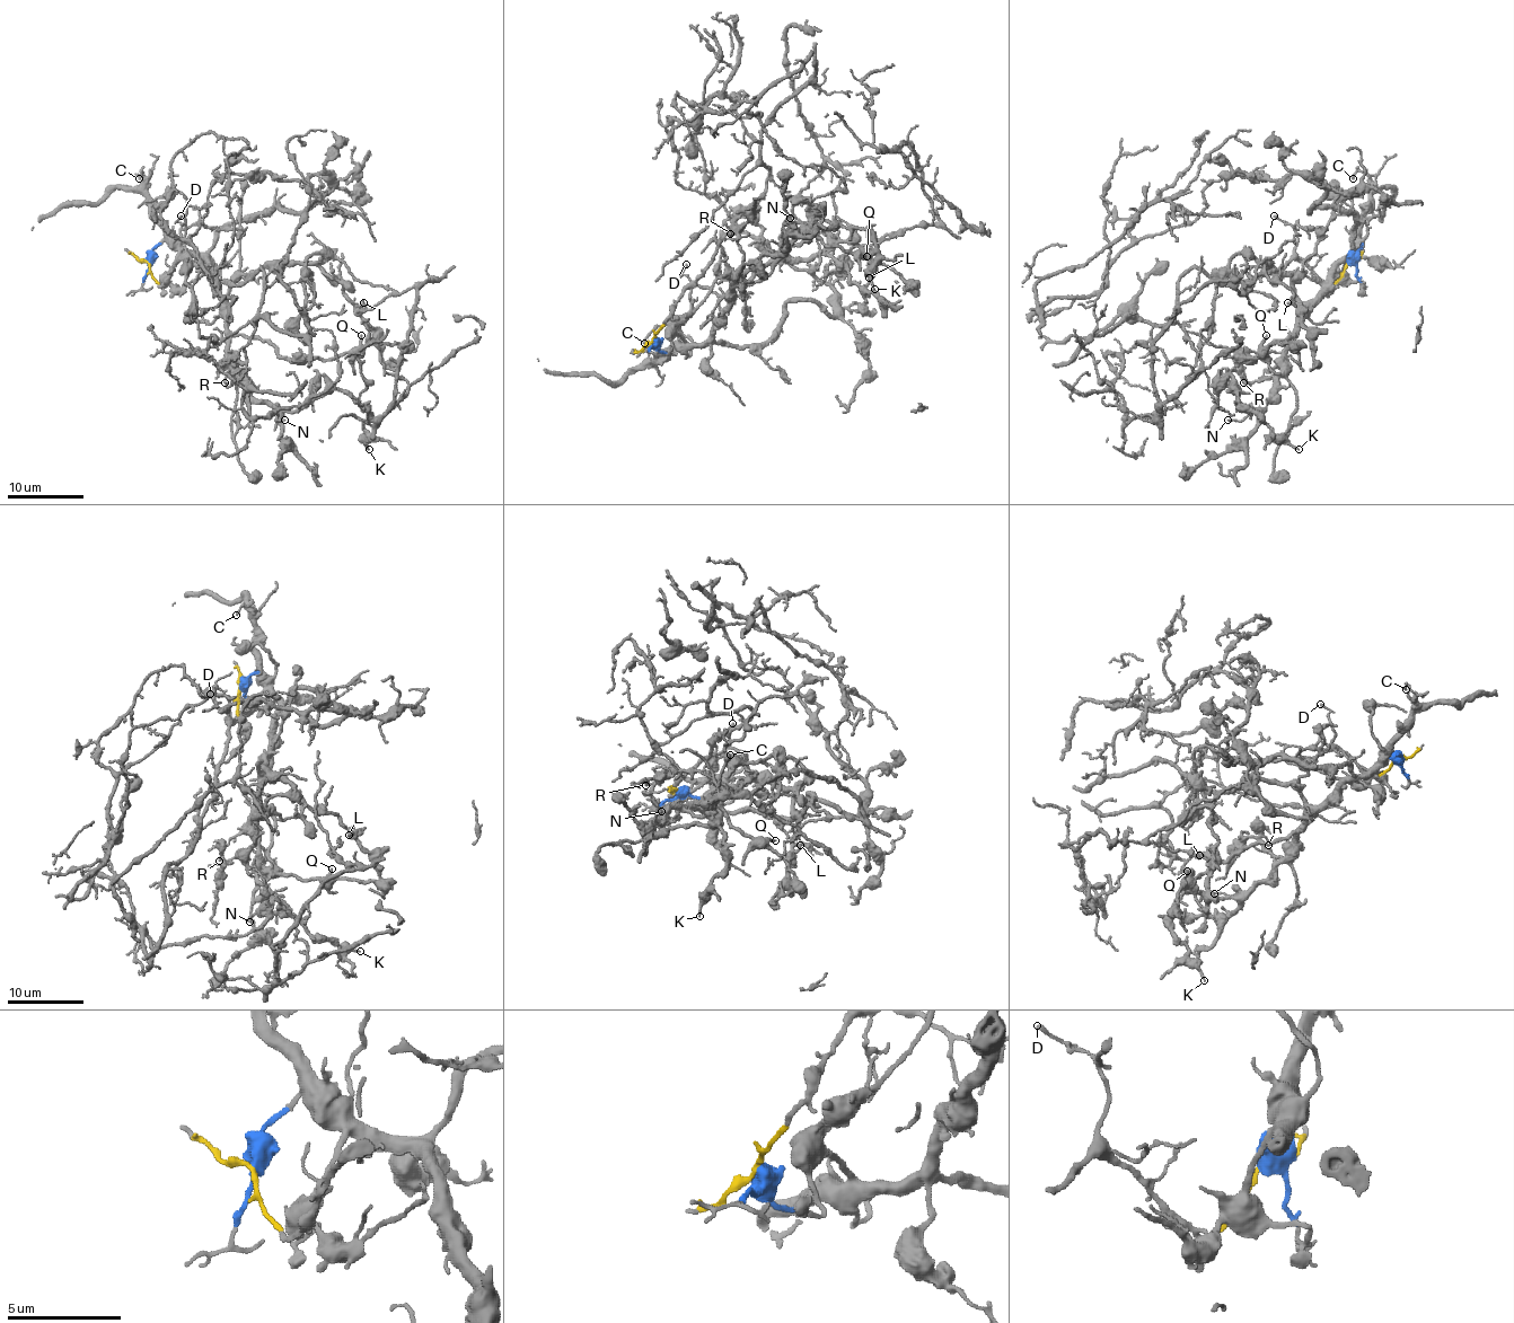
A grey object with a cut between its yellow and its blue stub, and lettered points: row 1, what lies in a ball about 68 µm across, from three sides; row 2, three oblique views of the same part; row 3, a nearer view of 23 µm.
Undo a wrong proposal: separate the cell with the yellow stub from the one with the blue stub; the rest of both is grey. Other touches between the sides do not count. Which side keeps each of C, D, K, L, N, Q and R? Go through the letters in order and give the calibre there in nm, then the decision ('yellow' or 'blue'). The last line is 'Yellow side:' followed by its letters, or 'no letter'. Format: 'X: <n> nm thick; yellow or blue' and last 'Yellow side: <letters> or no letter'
C: 130 nm thick; blue
D: 140 nm thick; yellow
K: 130 nm thick; blue
L: 140 nm thick; blue
N: 110 nm thick; blue
Q: 190 nm thick; blue
R: 120 nm thick; blue
Yellow side: D

